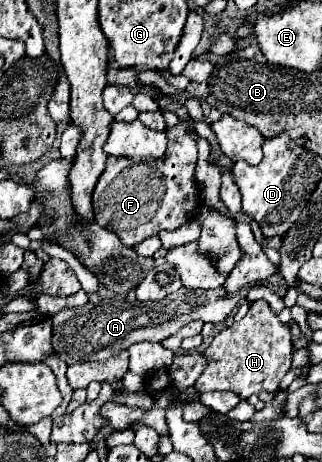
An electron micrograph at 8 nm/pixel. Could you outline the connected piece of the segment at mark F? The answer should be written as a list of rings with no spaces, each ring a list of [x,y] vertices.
[[[182,123],[168,129],[166,135],[168,149],[164,159],[128,161],[122,157],[108,157],[106,169],[94,187],[94,221],[104,229],[114,231],[126,247],[134,247],[142,239],[156,235],[160,229],[178,229],[192,219],[196,207],[202,203],[200,189],[194,179],[194,163],[198,155],[196,139],[186,133]]]

